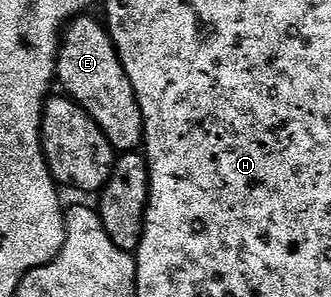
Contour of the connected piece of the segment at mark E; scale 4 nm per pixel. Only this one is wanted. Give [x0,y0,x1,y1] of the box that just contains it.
[57,16,143,152]

